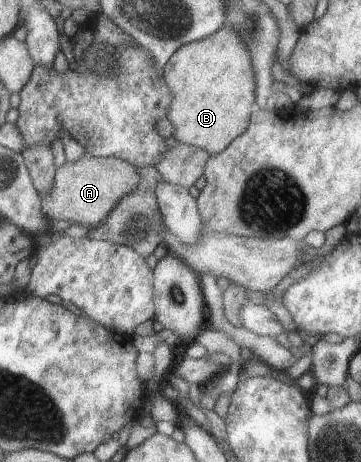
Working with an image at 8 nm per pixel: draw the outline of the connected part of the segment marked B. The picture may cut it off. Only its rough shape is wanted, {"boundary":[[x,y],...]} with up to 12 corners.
{"boundary":[[234,26],[163,76],[178,142],[218,154],[250,126],[256,76]]}

